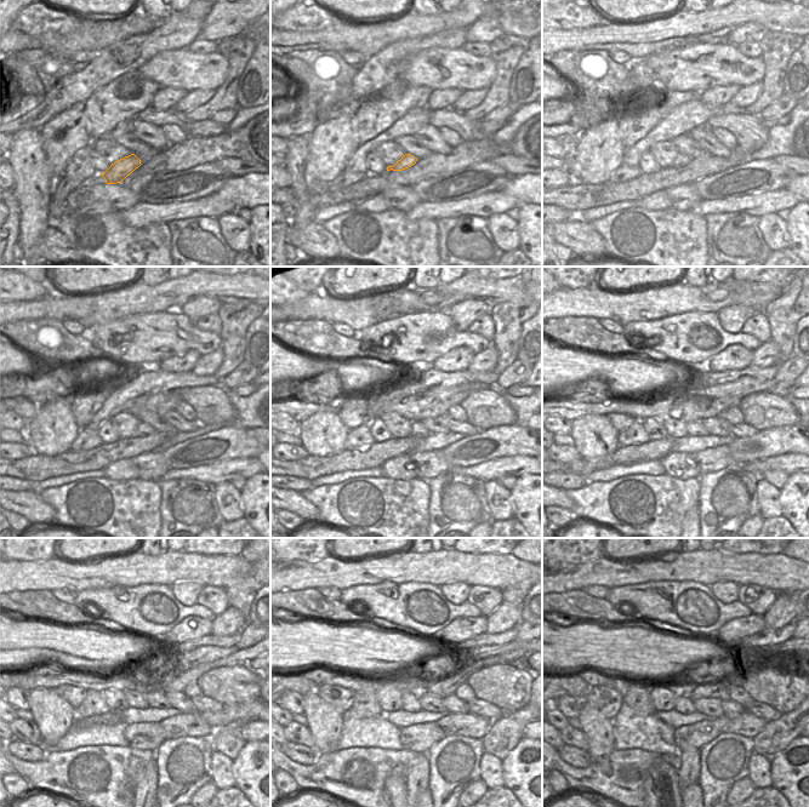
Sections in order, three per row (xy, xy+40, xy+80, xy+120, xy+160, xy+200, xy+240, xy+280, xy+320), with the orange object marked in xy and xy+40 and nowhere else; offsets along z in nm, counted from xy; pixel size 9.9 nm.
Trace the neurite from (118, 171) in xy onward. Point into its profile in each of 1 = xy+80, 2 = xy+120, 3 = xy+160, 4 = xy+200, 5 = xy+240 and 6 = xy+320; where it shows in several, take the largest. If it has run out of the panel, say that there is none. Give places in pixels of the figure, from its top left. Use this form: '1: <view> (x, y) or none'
1: xy+80 (682, 159)
2: xy+120 (143, 429)
3: xy+160 (419, 430)
4: xy+200 (695, 428)
5: xy+240 (155, 699)
6: xy+320 (711, 707)

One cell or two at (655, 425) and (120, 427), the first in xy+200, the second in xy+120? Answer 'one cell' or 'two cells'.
two cells

